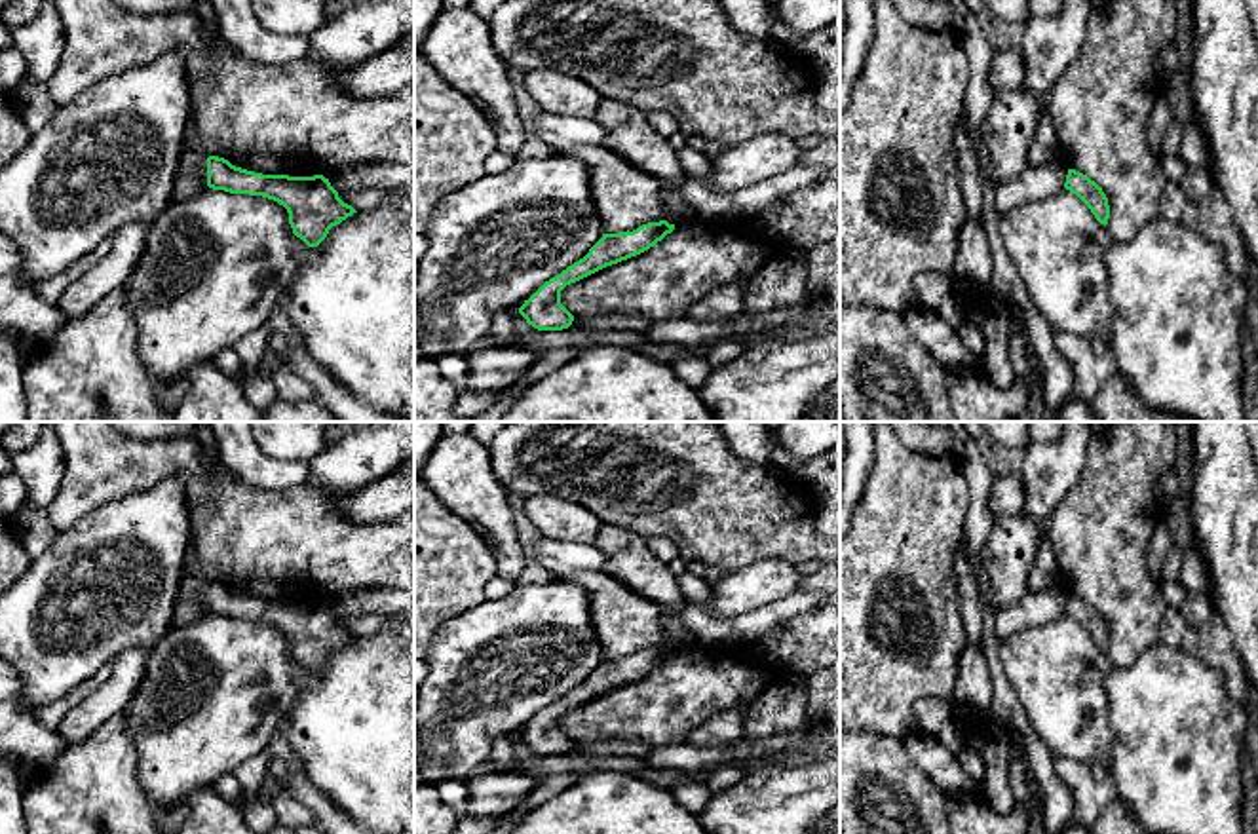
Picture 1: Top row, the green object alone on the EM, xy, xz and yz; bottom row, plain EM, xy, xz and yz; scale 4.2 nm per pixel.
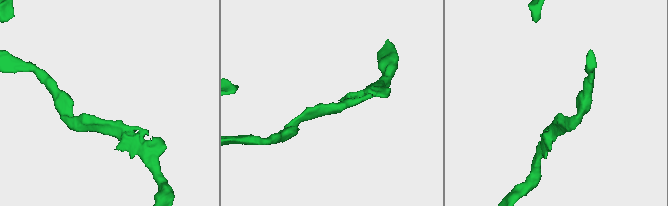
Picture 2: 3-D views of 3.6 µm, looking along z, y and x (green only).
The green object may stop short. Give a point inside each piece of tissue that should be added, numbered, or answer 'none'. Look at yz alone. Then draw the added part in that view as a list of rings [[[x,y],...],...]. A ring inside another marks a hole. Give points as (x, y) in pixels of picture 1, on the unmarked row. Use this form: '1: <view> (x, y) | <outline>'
none

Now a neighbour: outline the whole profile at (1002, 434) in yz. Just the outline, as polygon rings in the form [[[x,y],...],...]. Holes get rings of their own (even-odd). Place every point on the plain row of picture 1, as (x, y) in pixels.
[[[981,422],[982,431],[990,437],[994,446],[1026,448],[1028,422]]]

